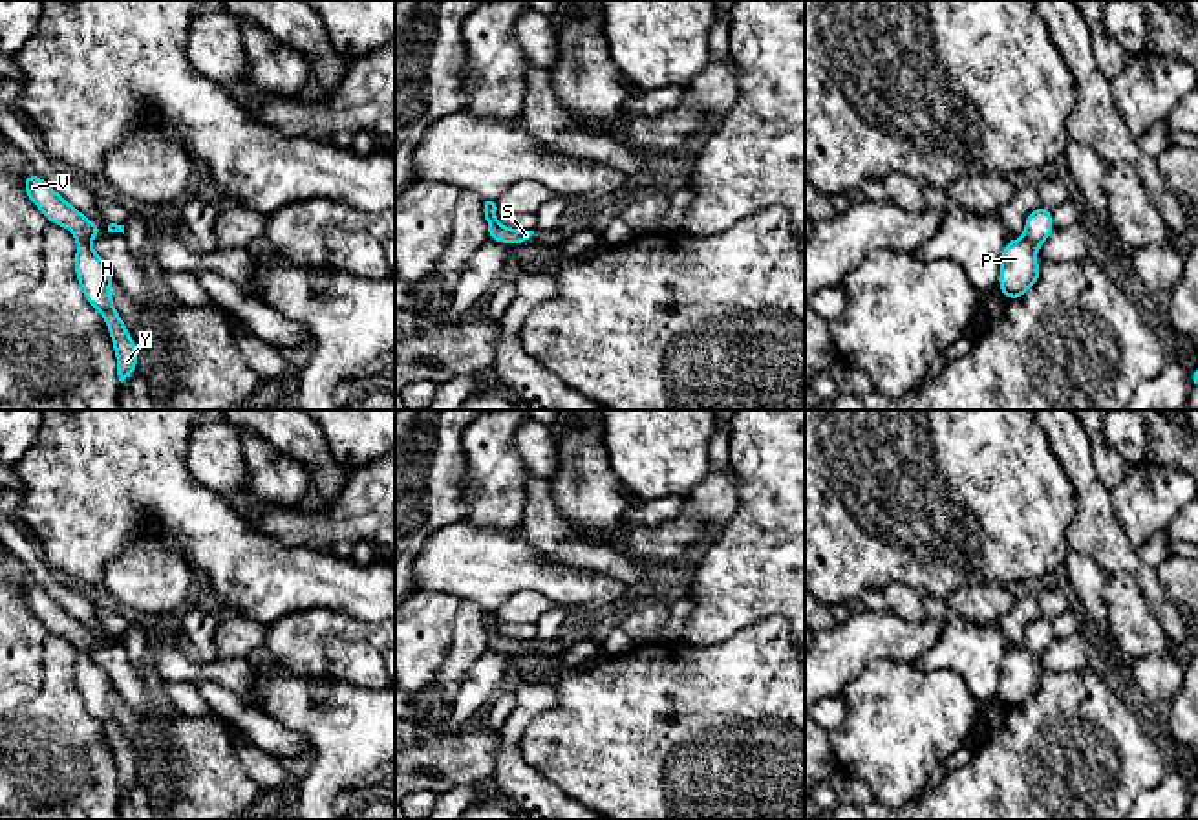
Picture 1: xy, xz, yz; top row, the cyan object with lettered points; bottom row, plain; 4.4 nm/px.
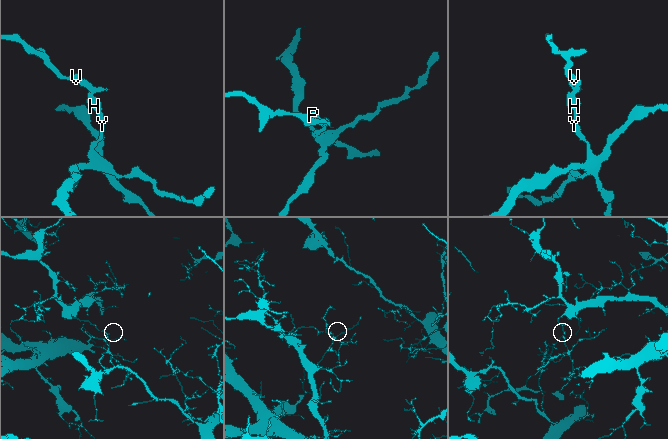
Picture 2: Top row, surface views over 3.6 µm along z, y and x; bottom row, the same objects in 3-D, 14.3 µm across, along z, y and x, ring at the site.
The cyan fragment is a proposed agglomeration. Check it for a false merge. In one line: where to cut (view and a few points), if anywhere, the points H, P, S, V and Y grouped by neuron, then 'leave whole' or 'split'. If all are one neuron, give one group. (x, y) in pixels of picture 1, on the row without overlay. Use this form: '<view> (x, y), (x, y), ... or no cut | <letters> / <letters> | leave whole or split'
yz (1025, 648), (1036, 658) | H P Y / S V | split

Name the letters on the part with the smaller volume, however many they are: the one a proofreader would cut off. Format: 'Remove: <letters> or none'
Remove: H, P, Y

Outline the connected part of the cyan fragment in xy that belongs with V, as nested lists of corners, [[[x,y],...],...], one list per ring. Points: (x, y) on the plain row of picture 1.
[[[26,584],[24,600],[27,608],[46,626],[48,633],[59,633],[66,637],[80,653],[91,653],[95,646],[102,642],[99,635],[90,631],[82,622],[70,615],[59,602],[55,602],[46,589]]]

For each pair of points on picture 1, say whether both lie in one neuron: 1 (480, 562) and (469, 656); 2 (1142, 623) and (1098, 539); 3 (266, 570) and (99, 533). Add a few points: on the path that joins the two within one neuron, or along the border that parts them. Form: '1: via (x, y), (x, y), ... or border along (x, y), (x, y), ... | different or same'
1: border along (461, 599), (474, 601), (485, 610) | different
2: border along (1112, 571), (1127, 571), (1147, 603) | different
3: via (224, 544), (160, 496), (136, 496) | same

